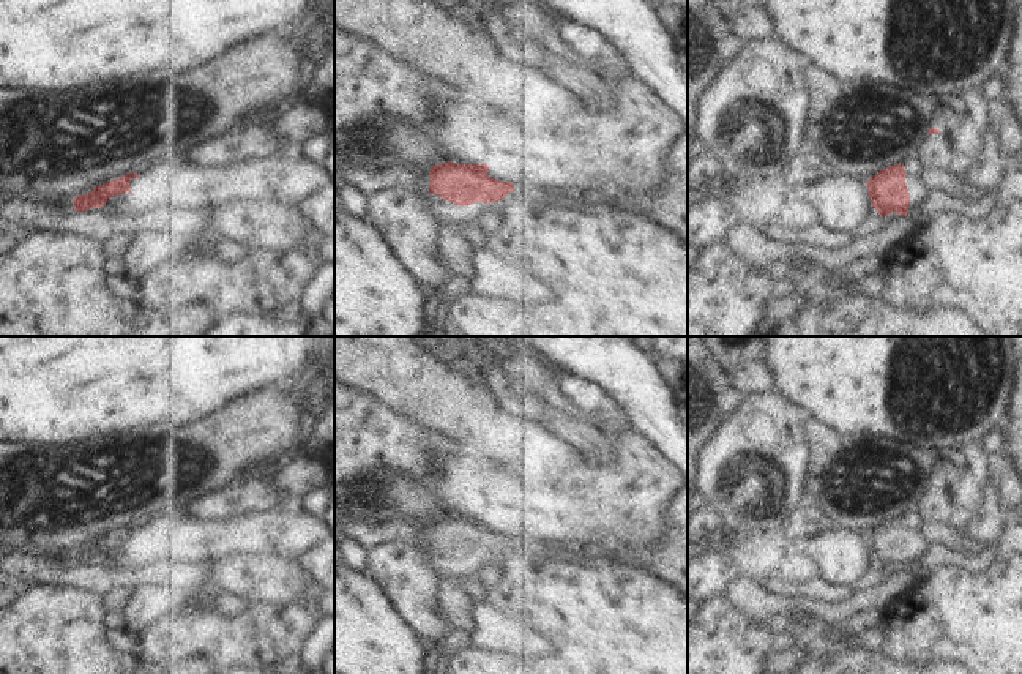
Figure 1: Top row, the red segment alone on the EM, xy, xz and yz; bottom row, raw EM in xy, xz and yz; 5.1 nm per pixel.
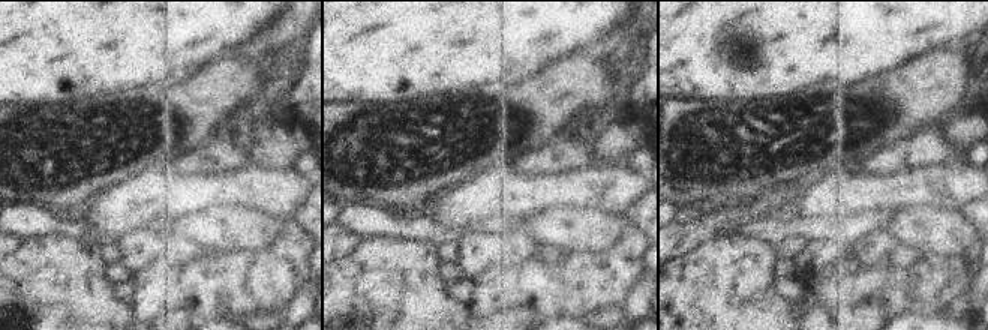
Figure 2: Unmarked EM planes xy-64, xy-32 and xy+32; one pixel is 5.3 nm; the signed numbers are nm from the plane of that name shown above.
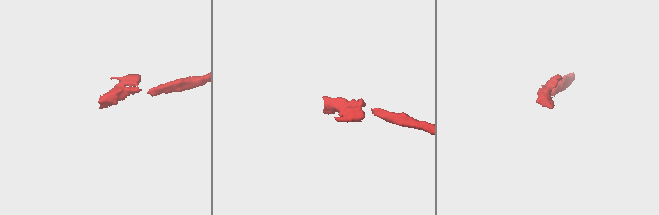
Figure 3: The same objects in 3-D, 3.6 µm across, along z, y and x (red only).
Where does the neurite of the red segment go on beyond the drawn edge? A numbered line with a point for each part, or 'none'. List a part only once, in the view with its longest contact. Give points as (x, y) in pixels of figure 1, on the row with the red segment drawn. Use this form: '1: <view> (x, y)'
1: xz (434, 201)

